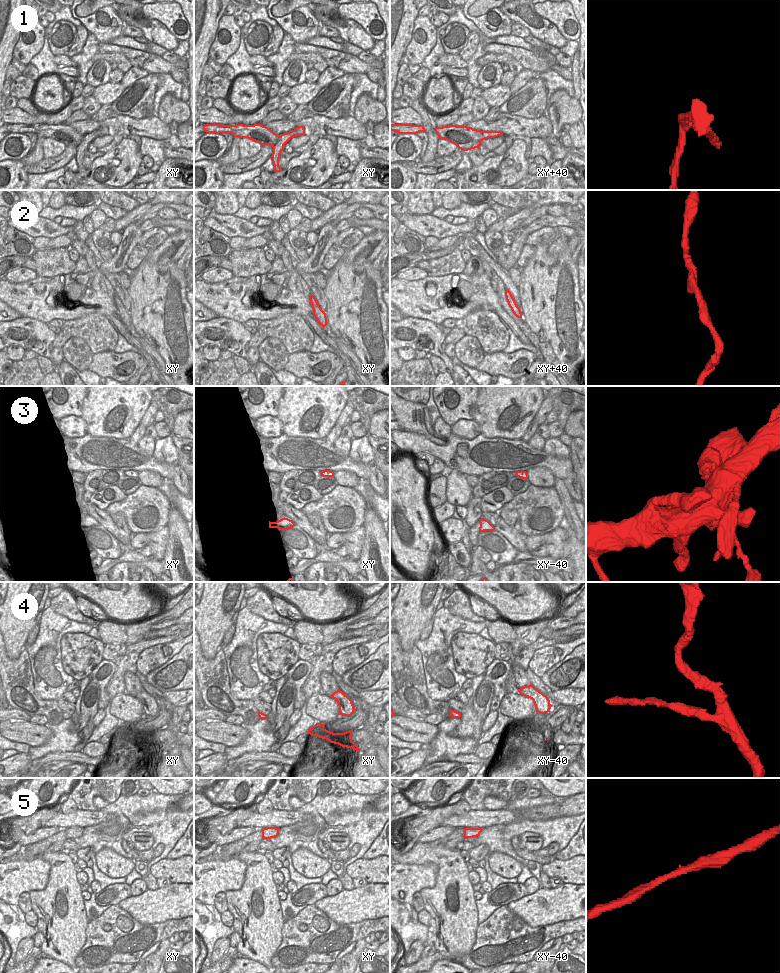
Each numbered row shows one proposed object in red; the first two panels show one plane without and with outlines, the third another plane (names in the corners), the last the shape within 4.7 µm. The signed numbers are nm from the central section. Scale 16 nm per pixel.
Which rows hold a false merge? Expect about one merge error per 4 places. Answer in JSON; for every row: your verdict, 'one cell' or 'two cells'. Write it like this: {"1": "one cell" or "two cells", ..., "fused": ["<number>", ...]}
{"1": "two cells", "2": "one cell", "3": "one cell", "4": "two cells", "5": "one cell", "fused": ["1", "4"]}

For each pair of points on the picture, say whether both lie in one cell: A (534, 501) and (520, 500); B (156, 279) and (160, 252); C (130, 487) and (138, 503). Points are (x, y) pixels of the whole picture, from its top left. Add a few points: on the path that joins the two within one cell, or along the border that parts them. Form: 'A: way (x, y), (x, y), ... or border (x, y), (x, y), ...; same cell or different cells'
A: way (531, 501), (523, 501); same cell
B: border (144, 258), (156, 263), (175, 262); different cells
C: border (141, 484), (127, 495); different cells

